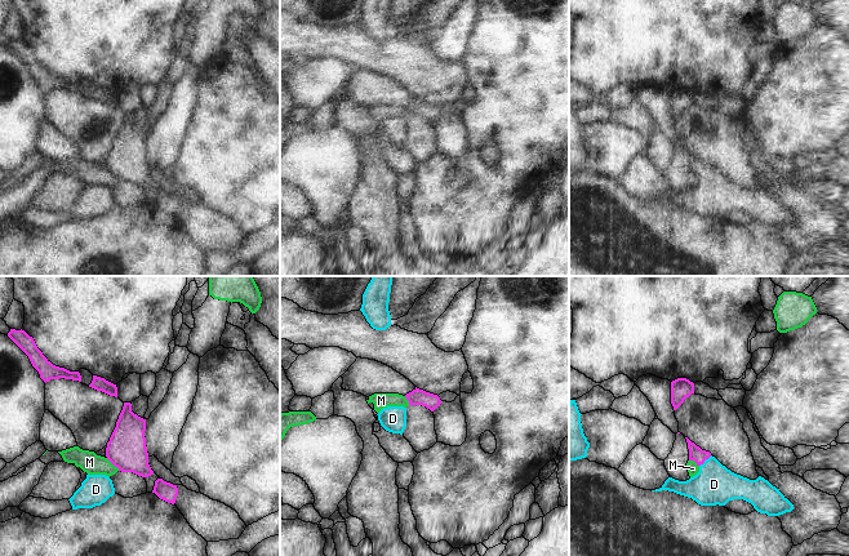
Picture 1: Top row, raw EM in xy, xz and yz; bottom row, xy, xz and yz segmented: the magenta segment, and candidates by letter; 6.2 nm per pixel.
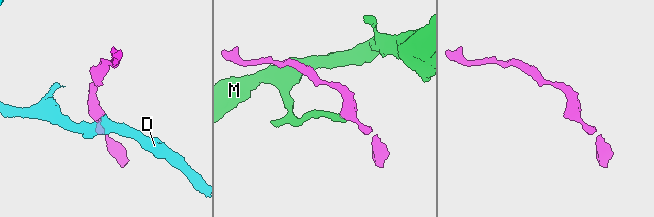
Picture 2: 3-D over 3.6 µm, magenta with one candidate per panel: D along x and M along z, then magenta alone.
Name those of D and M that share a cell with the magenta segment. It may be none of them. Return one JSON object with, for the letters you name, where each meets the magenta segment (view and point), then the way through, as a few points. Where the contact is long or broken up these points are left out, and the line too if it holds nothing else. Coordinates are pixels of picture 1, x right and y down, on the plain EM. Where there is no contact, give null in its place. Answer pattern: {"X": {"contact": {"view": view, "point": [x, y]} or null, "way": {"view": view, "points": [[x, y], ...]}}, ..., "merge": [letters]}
{"D": {"contact": {"view": "yz", "point": [705, 170]}, "way": {"view": "yz", "points": [[696, 164], [705, 170], [712, 185], [714, 195]]}}, "merge": ["D"]}

